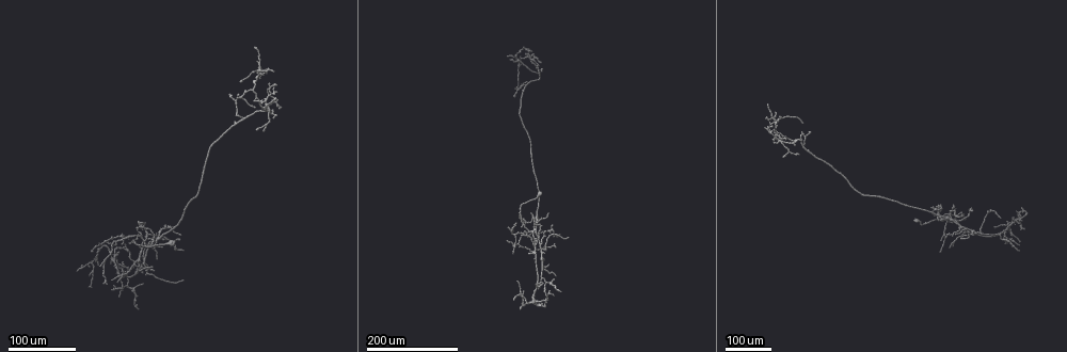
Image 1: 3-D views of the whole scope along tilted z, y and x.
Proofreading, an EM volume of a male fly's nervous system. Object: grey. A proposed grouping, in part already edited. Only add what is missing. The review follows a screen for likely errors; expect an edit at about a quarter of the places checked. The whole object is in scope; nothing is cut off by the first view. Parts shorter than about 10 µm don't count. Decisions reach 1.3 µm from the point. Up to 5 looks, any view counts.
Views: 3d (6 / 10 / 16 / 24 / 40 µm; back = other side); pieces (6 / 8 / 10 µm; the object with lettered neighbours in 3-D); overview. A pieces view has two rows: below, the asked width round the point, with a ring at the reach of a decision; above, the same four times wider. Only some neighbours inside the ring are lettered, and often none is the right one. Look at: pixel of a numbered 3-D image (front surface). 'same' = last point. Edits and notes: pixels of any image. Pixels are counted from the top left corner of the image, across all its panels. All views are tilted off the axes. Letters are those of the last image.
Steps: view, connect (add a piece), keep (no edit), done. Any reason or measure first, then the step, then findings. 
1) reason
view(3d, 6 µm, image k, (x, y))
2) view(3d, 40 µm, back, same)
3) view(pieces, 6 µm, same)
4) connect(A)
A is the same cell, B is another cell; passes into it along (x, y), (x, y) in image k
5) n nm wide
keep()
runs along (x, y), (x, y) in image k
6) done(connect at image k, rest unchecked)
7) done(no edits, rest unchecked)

an open end
view(3d, 40 µm, image 1, (773, 138))

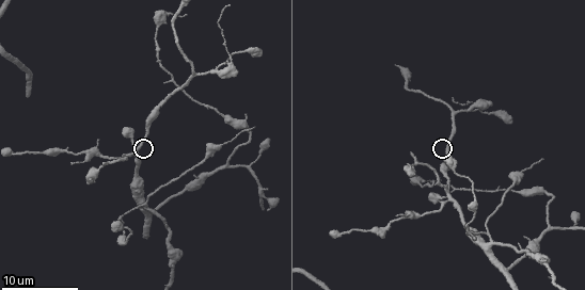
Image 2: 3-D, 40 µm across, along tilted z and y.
view(pieces, 6 µm, image 2, (103, 162))

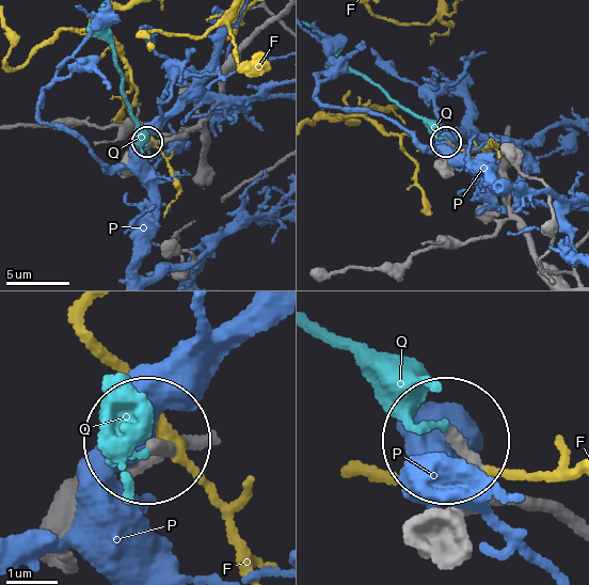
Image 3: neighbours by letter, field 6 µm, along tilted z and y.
200 nm wide
connect(Q)
Q is the same cell, F and P are other cells; passes into it along (190, 435), (145, 454), (126, 408) in image 3; the neuron continues

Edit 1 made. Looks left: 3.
view(overview)

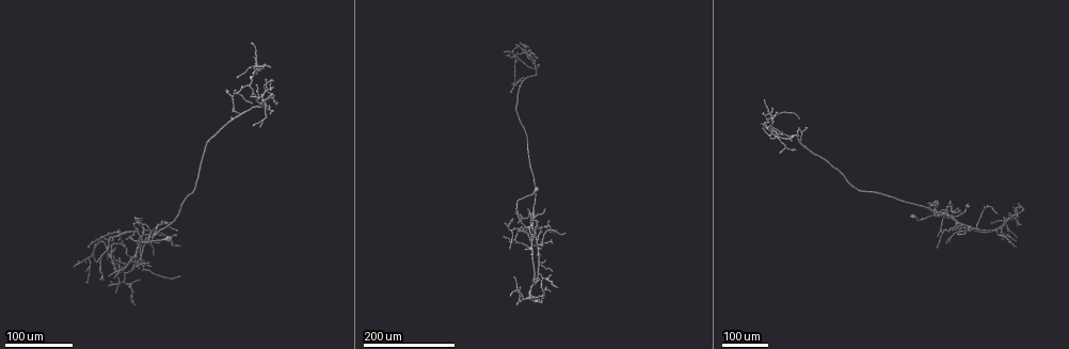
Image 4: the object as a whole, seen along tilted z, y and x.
thin end
view(3d, 40 µm, image 4, (235, 93))

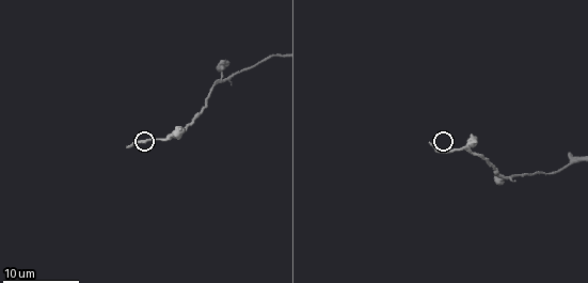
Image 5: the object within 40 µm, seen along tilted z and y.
what lies round it
view(pieces, 6 µm, image 5, (429, 143))

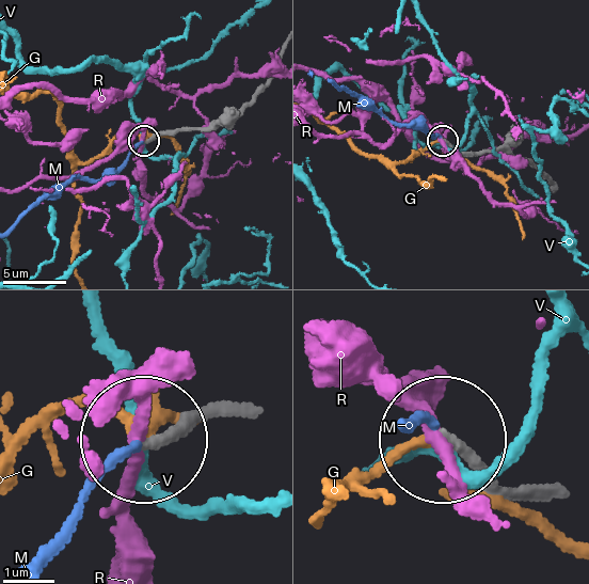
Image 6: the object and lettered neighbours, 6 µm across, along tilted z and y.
connect(M)
M is the same cell, G, R and V are other cells; passes into it along (173, 130), (139, 144), (99, 178), (53, 185), (12, 225) in image 6; the neuron continues

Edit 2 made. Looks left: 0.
done(connect at image 3, connect at image 6, rest unchecked)

